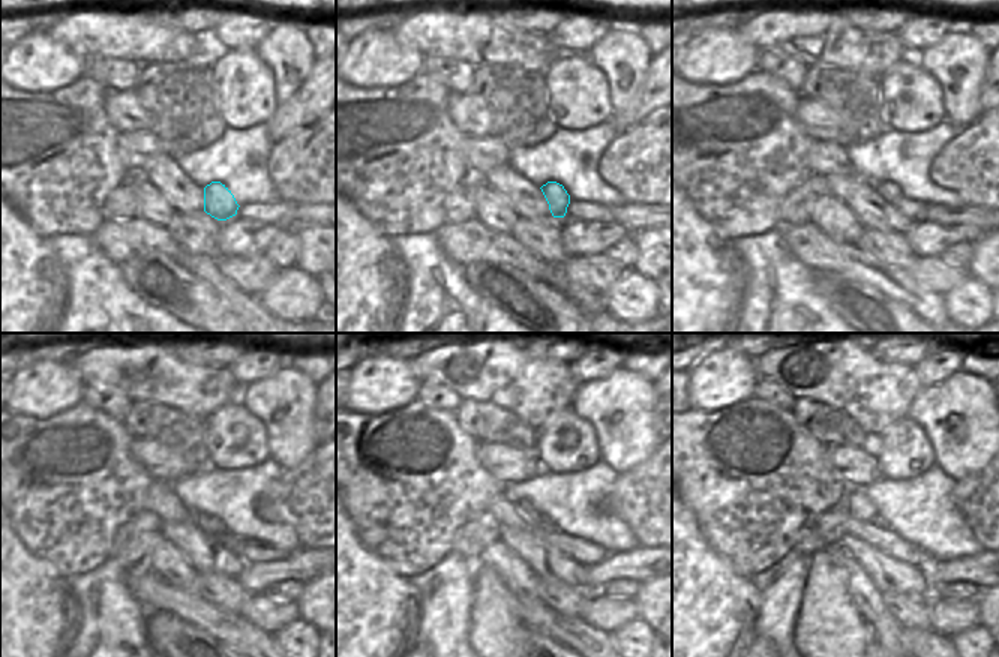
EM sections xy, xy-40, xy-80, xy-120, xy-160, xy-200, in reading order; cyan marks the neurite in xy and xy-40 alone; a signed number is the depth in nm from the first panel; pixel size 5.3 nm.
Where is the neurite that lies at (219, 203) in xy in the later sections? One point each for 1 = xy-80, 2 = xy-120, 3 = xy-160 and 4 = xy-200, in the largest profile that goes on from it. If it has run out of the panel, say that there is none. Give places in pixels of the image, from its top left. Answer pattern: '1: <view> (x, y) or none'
1: xy-80 (888, 191)
2: xy-120 (212, 525)
3: xy-160 (522, 506)
4: xy-200 (858, 506)

